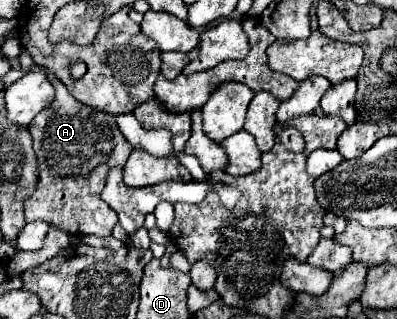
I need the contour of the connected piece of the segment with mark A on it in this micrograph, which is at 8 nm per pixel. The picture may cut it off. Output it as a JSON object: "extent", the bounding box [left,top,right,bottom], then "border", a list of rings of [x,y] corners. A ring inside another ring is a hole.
{"extent":[23,67,133,235],"border":[[[43,67],[41,71],[45,71],[51,85],[55,87],[55,99],[29,123],[39,177],[35,191],[23,201],[25,221],[43,219],[69,231],[71,235],[111,235],[111,229],[117,223],[117,215],[101,201],[101,191],[105,187],[107,173],[113,167],[123,169],[133,147],[119,131],[115,115],[79,103],[49,69]],[[79,221],[83,223],[79,225]]]}

